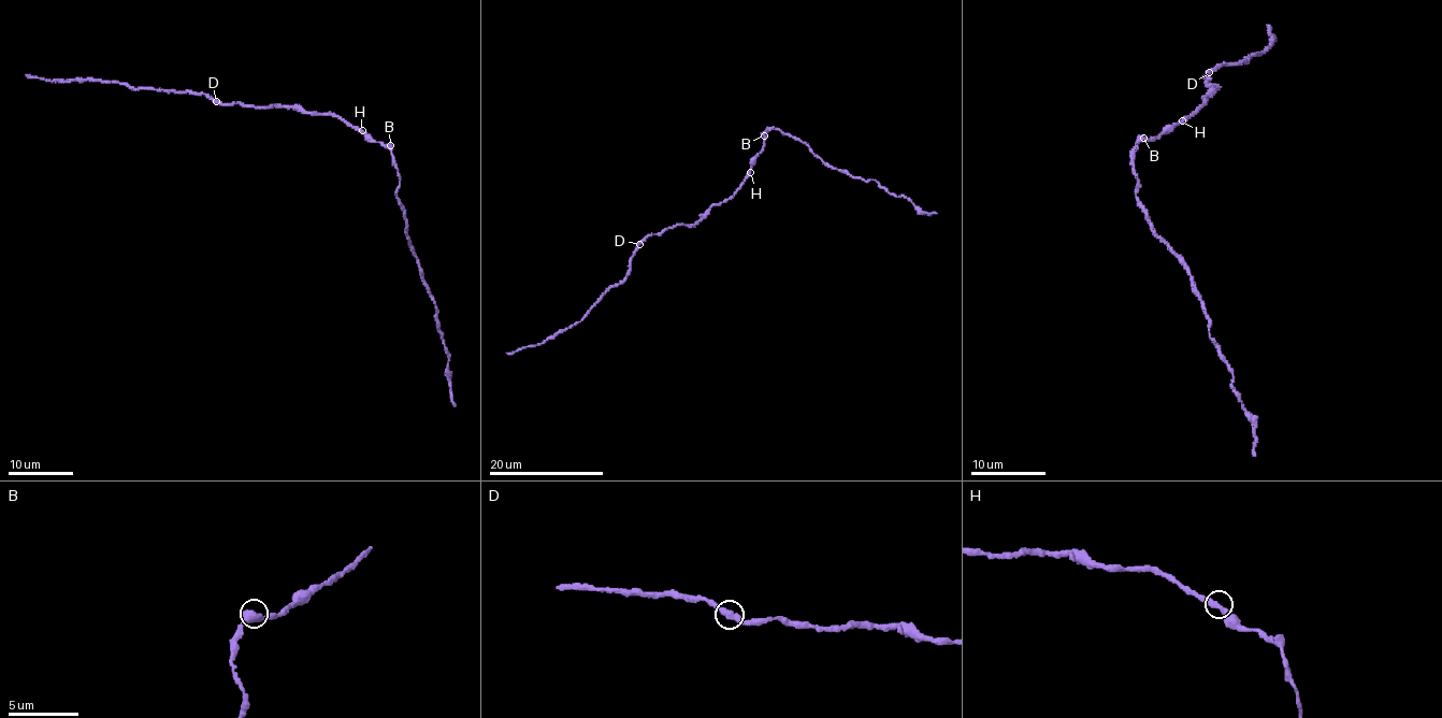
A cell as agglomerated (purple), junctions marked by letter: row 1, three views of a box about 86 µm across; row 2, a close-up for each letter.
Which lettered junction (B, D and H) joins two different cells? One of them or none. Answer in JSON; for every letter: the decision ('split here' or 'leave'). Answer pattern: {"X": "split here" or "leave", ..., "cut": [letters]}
{"B": "leave", "D": "leave", "H": "leave", "cut": []}

